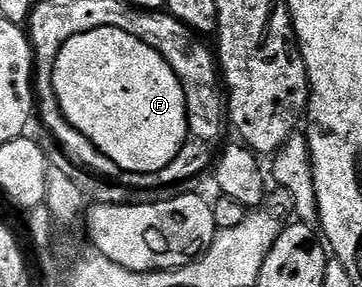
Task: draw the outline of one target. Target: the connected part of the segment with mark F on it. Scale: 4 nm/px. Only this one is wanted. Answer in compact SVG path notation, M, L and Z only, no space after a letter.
M102 27L101 29L93 29L89 33L81 33L69 41L65 41L63 47L57 53L57 61L52 71L52 81L61 113L67 119L69 125L84 134L95 148L101 153L105 153L105 157L109 157L109 161L114 161L126 174L148 175L165 169L165 165L169 165L169 161L173 161L173 157L177 157L177 153L182 149L184 141L187 140L187 103L185 101L185 92L181 87L181 81L177 79L176 73L166 63L162 52L121 29Z

